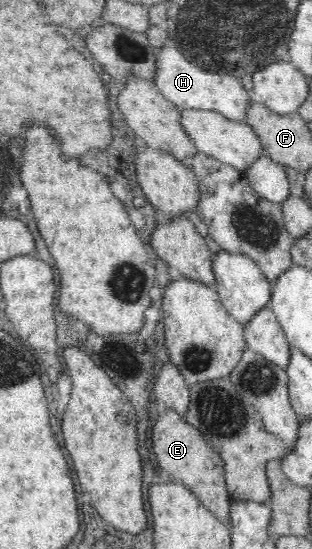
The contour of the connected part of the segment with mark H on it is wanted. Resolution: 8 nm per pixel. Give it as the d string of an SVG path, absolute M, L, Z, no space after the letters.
M170 43L154 50L155 64L153 79L159 92L173 104L181 109L213 110L228 117L229 120L245 123L245 110L249 102L253 101L251 91L245 90L240 77L222 75L206 71L203 67L189 62L181 51Z

